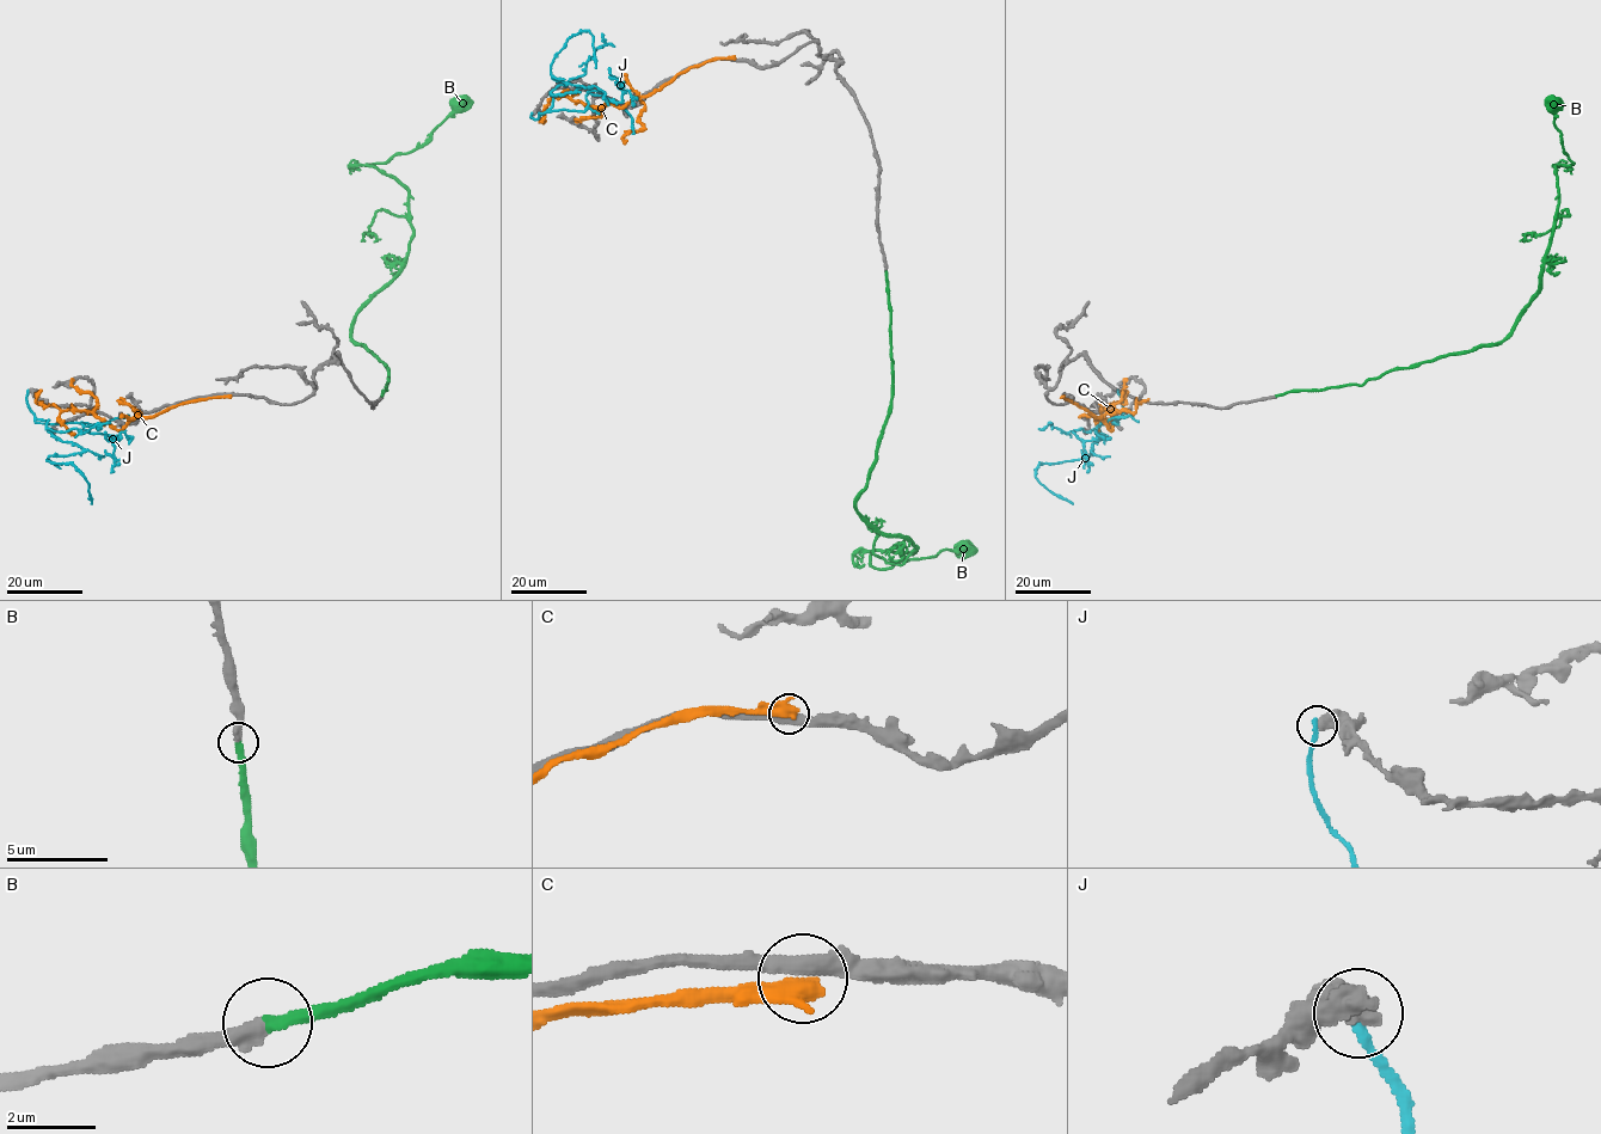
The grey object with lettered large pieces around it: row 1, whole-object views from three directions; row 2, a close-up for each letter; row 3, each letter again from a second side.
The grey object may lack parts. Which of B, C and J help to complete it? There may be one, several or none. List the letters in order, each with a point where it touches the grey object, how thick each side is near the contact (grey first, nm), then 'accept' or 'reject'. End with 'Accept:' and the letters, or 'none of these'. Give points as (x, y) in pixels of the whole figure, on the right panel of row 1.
B: meets grey at (1276, 396); 400 nm thick on the grey side, 320 nm on the other; accept
C: meets grey at (1063, 394); 420 nm thick on the grey side, 550 nm on the other; reject
J: meets grey at (1117, 391); 500 nm thick on the grey side, 240 nm on the other; reject
Accept: B

